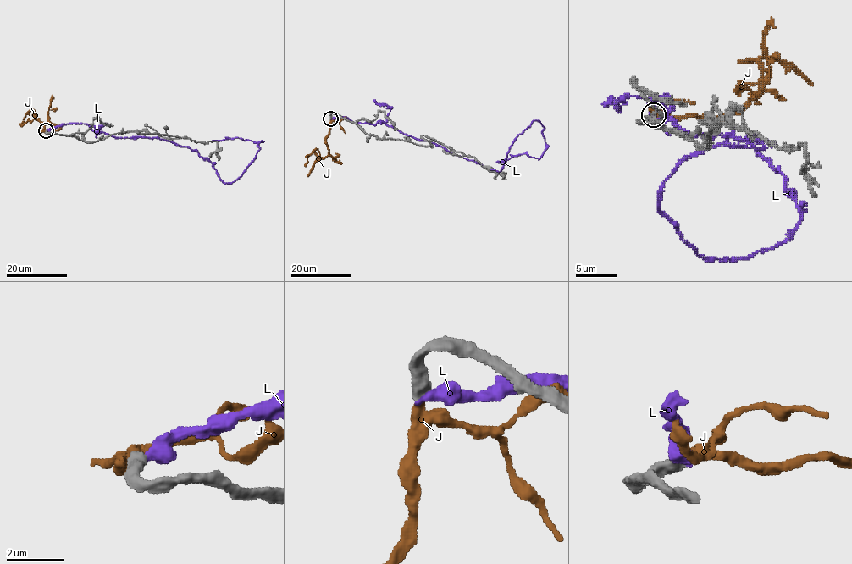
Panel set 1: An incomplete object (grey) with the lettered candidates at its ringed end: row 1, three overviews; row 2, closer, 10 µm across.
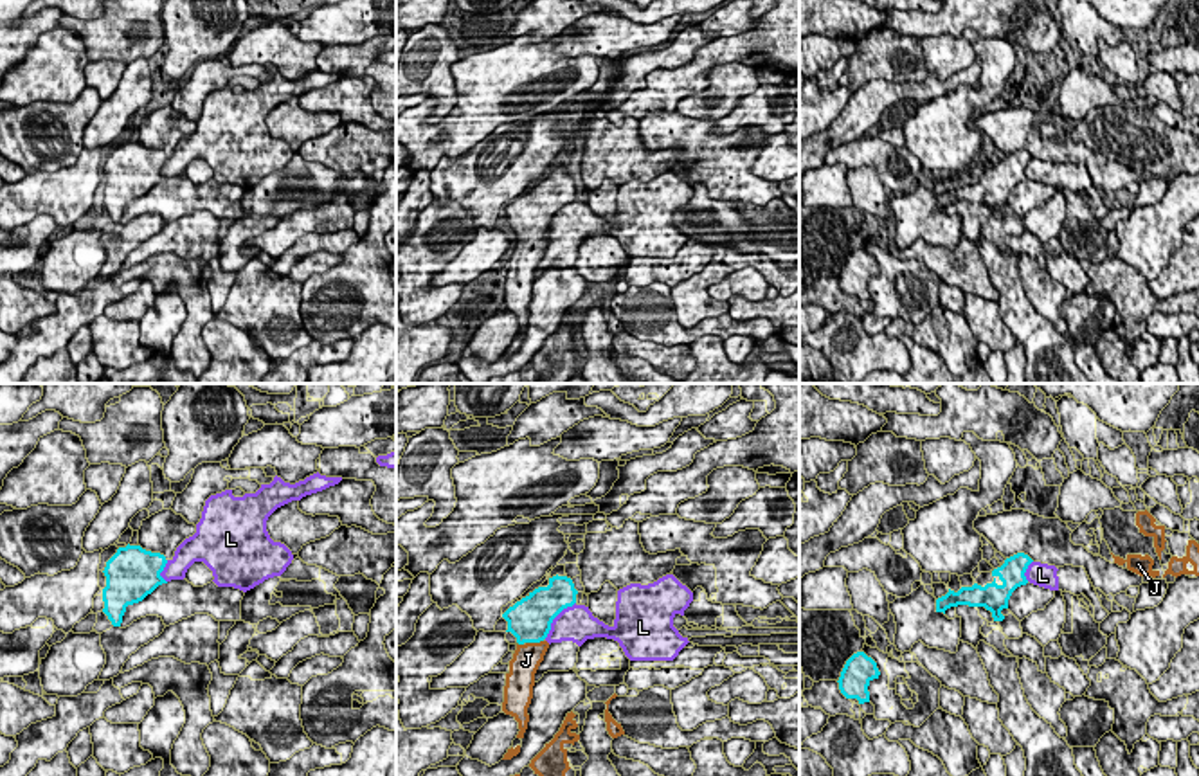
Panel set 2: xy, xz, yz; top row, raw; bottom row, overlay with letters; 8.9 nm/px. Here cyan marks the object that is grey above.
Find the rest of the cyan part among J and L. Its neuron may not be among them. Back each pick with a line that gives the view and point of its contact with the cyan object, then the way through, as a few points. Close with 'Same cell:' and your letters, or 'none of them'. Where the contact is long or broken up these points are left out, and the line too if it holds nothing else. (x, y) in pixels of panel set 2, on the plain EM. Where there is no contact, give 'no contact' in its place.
J: xz (533, 238) | across xz (530, 216), (533, 238), (533, 249), (526, 256)
Same cell: J

